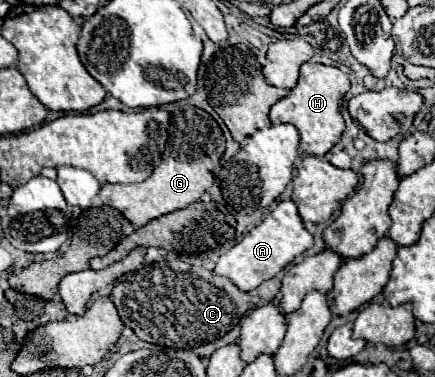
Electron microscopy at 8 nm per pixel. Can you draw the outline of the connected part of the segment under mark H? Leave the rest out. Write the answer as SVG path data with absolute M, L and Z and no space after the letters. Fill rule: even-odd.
M303 63L301 65L301 77L299 83L291 89L291 93L283 99L279 99L271 107L271 123L291 123L297 127L301 135L299 149L307 155L323 157L339 139L345 129L343 117L339 113L339 105L343 101L343 95L349 91L349 77L339 67L327 67L321 63Z

